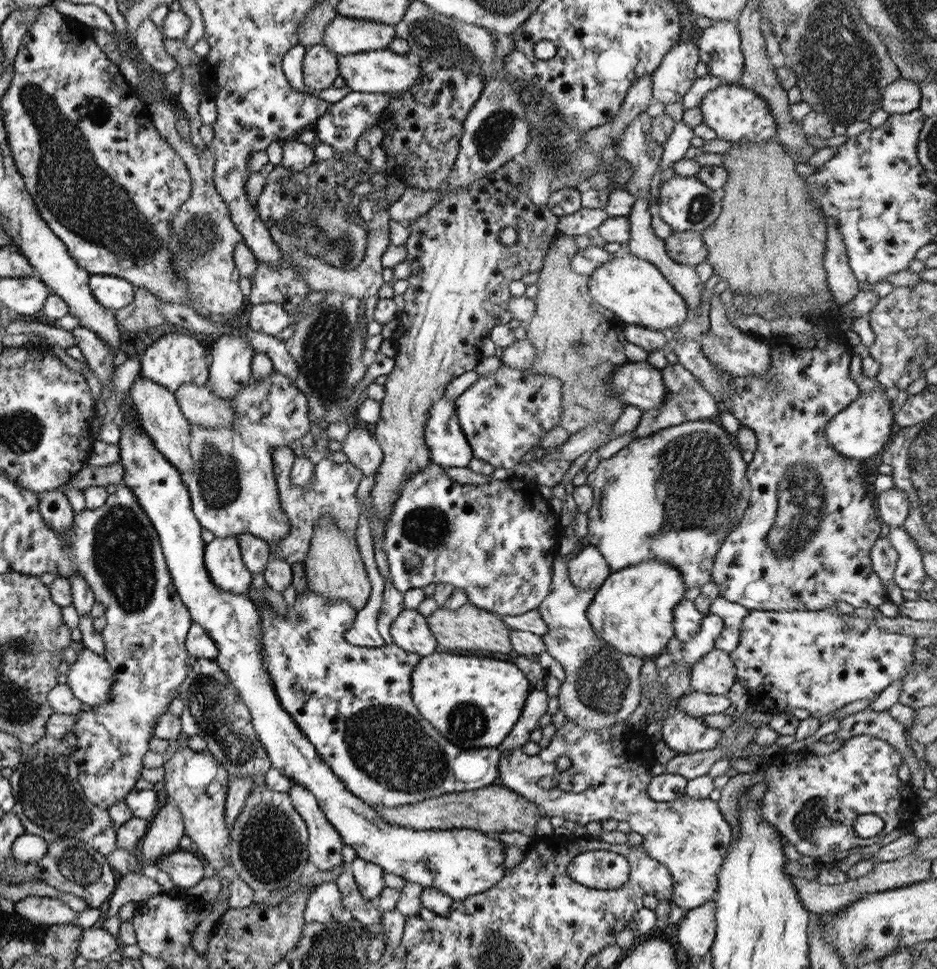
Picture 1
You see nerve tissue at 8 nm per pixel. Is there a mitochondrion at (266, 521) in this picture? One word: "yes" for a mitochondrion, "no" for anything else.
no

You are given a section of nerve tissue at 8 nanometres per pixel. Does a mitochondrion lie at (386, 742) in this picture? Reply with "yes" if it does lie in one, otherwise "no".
yes

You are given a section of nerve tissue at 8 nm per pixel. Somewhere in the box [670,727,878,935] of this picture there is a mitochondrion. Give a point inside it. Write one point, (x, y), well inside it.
(812, 818)

